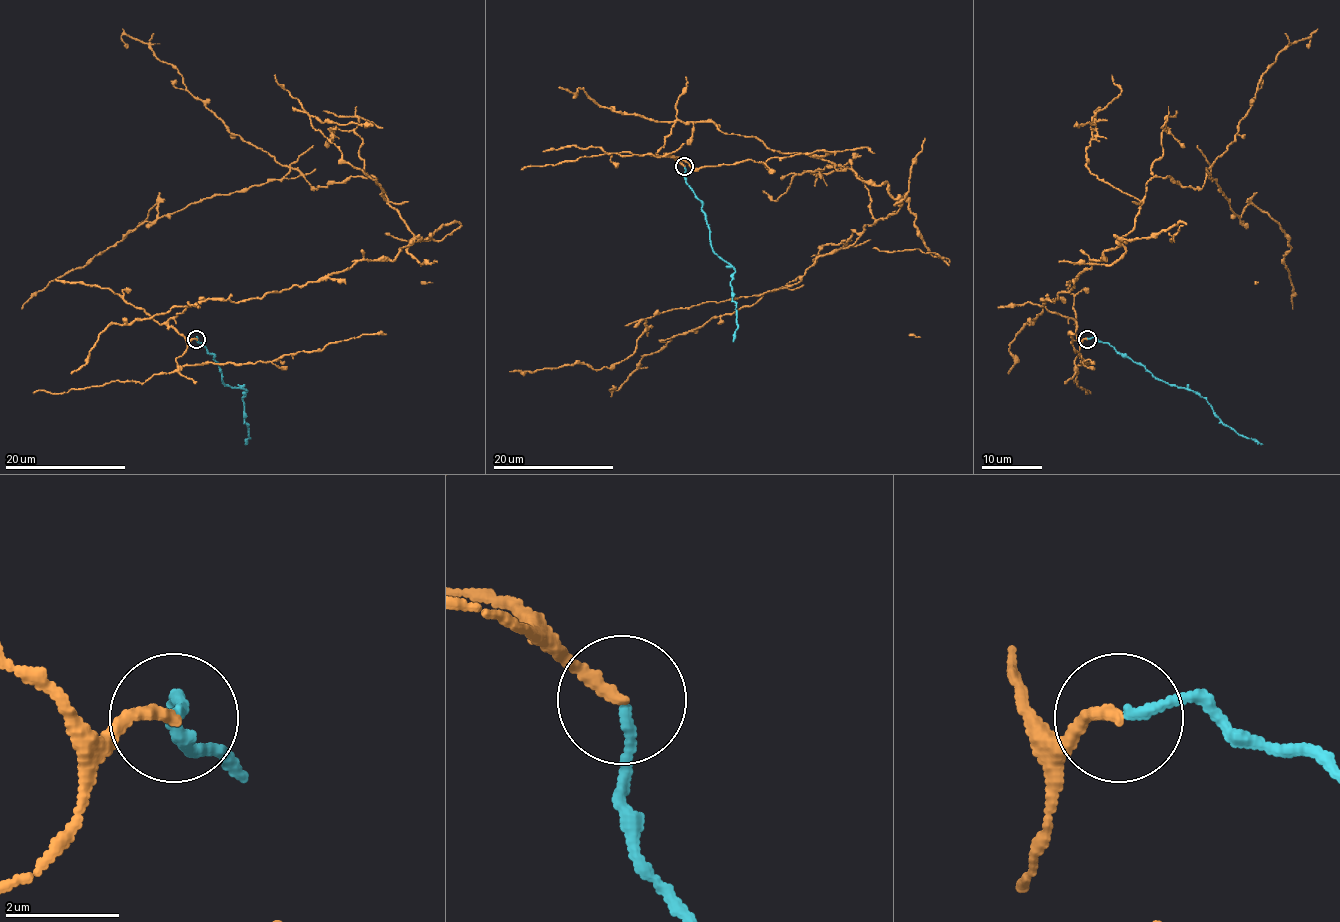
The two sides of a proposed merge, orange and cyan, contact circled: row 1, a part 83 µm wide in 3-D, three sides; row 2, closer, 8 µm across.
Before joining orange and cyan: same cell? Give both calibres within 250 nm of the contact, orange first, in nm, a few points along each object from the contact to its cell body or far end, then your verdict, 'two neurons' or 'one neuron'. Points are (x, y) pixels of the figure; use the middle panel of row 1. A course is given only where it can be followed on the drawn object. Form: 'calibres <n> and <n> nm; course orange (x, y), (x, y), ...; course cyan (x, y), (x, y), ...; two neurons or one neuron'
calibres 220 and 170 nm; course orange (684, 165), (657, 155), (670, 128), (711, 122), (901, 207), (788, 287), (654, 315), (609, 367), (509, 372); course cyan (684, 167), (685, 183), (702, 206), (710, 230), (710, 244), (735, 272), (731, 286), (737, 328), (732, 342); two neurons

